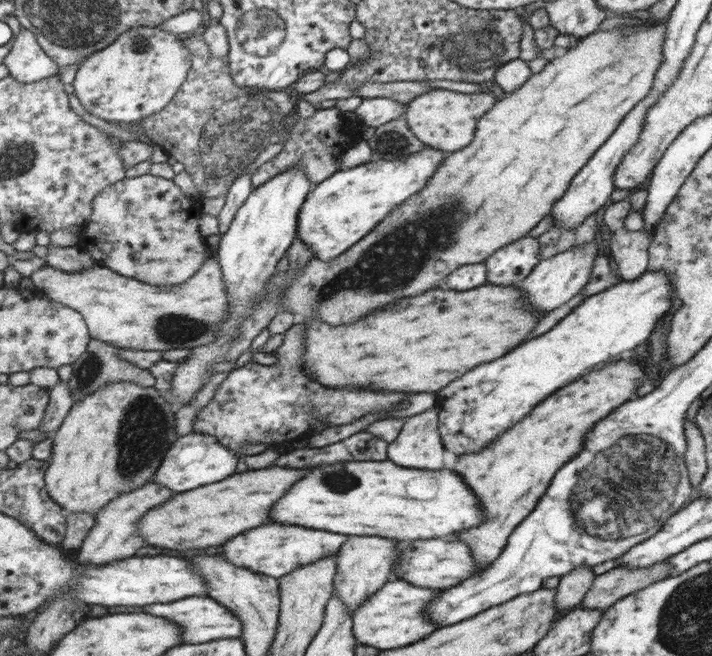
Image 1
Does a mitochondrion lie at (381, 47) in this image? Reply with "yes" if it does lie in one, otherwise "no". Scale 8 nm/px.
no

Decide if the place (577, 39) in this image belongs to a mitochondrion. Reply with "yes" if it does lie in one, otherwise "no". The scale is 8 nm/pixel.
no

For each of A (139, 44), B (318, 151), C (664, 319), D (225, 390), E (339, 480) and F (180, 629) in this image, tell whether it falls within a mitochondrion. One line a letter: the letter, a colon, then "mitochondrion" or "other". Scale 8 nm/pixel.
A: mitochondrion
B: other
C: other
D: other
E: mitochondrion
F: other

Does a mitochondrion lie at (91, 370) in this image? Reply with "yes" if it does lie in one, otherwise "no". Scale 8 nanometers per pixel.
yes

